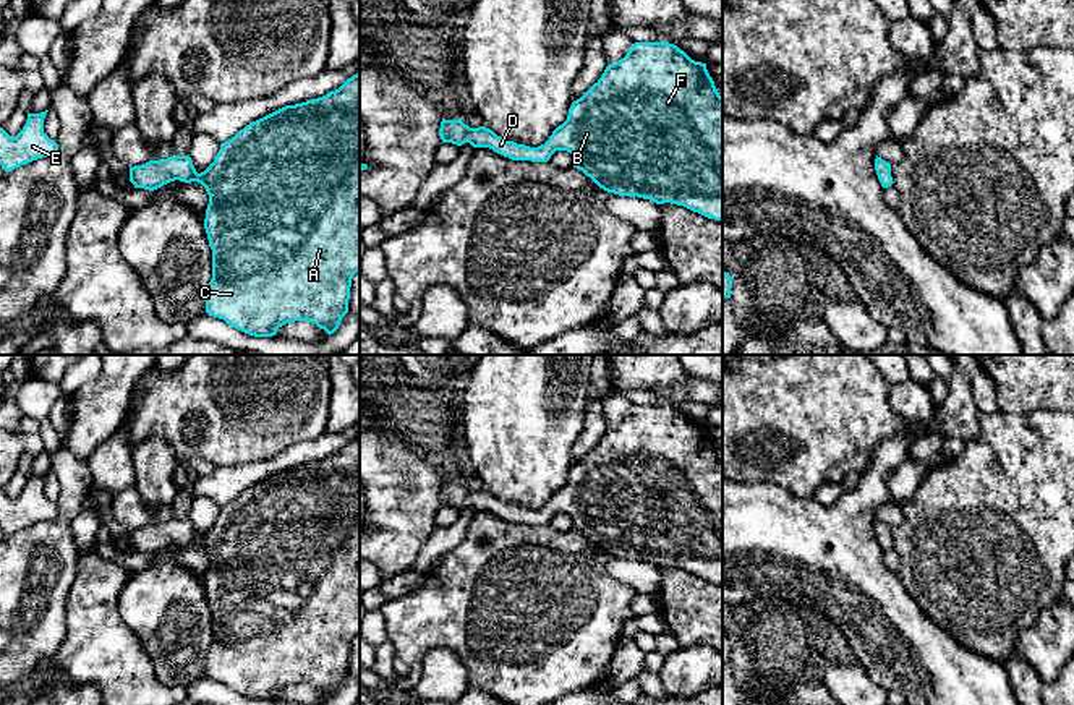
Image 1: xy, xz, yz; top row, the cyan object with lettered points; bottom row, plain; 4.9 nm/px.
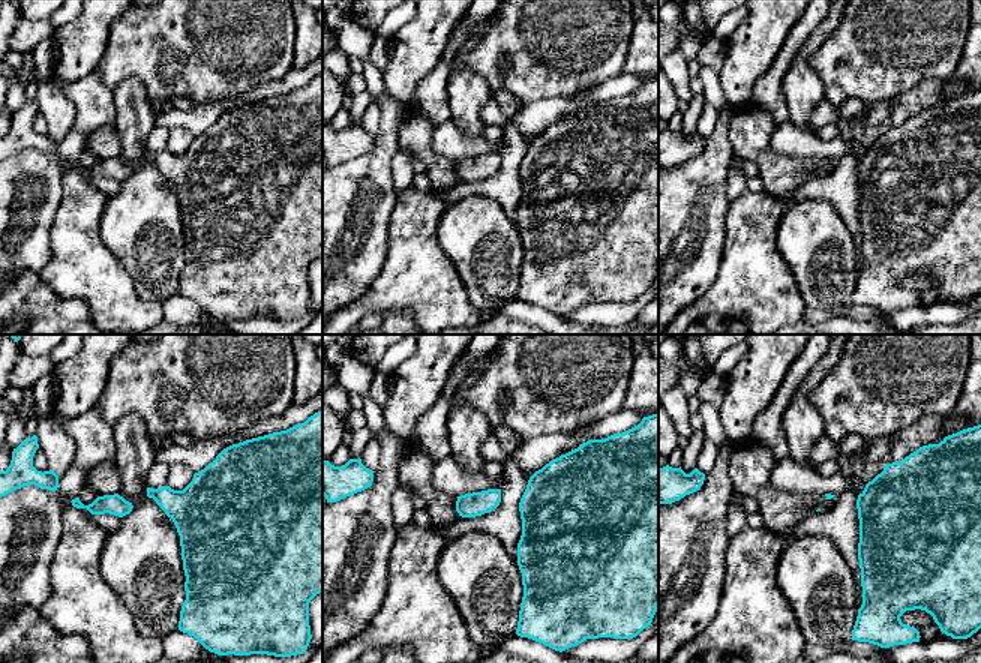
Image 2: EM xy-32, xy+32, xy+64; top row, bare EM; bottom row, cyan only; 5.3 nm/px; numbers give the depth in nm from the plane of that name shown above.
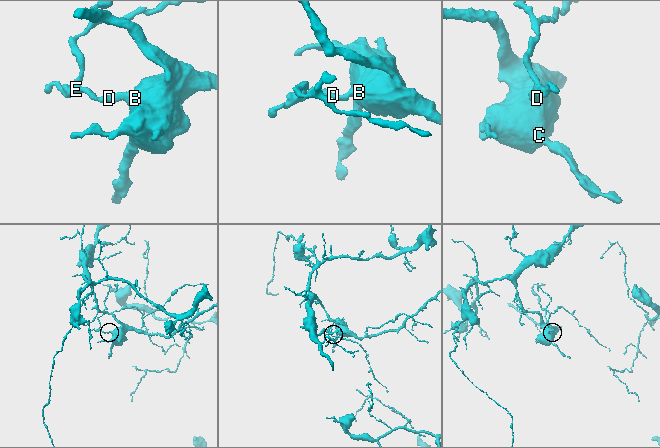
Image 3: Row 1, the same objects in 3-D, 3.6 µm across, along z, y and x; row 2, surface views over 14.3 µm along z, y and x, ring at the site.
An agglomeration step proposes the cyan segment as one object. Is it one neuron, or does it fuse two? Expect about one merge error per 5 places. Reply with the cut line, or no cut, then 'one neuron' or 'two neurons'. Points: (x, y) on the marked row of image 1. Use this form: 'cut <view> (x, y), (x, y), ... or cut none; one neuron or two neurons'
cut none; one neuron

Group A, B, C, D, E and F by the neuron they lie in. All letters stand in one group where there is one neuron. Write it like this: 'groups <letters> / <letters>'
groups A B C D E F

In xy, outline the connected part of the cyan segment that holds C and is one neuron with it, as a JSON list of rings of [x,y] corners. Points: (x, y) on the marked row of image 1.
[[[360,73],[353,75],[339,89],[330,91],[322,97],[285,105],[246,125],[232,139],[220,144],[214,162],[201,173],[196,172],[190,156],[175,154],[167,159],[149,160],[143,165],[130,167],[130,182],[134,188],[154,191],[175,180],[185,183],[198,182],[209,194],[204,219],[204,229],[212,250],[212,279],[206,295],[206,313],[209,316],[224,319],[232,327],[254,337],[272,337],[283,324],[295,321],[313,323],[329,335],[339,329],[342,318],[348,313],[352,279],[360,272]]]

